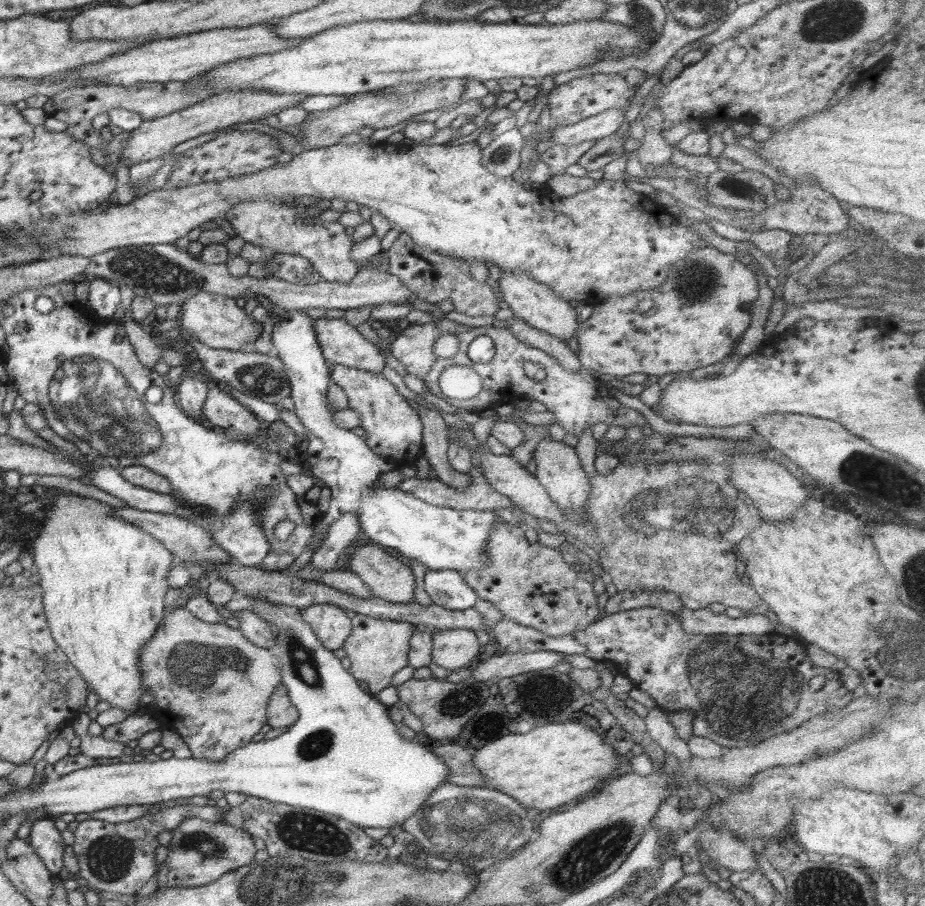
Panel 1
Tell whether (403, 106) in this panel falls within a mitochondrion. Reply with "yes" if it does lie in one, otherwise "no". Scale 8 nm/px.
yes

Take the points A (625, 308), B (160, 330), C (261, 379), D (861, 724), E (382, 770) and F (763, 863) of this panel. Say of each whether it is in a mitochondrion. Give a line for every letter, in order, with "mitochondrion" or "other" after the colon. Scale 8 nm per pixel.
A: other
B: other
C: mitochondrion
D: other
E: other
F: other

